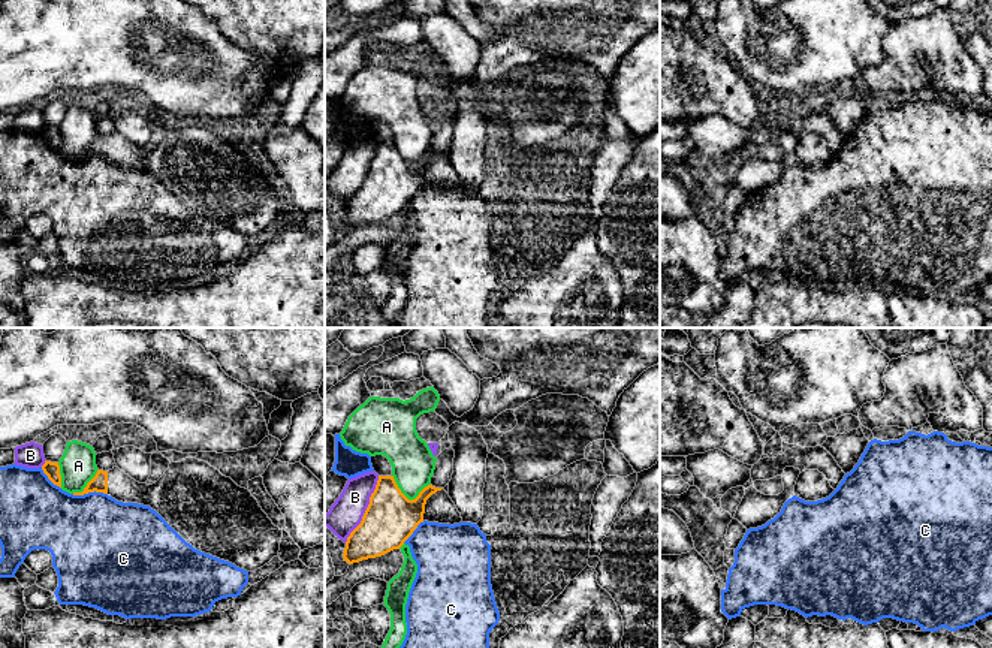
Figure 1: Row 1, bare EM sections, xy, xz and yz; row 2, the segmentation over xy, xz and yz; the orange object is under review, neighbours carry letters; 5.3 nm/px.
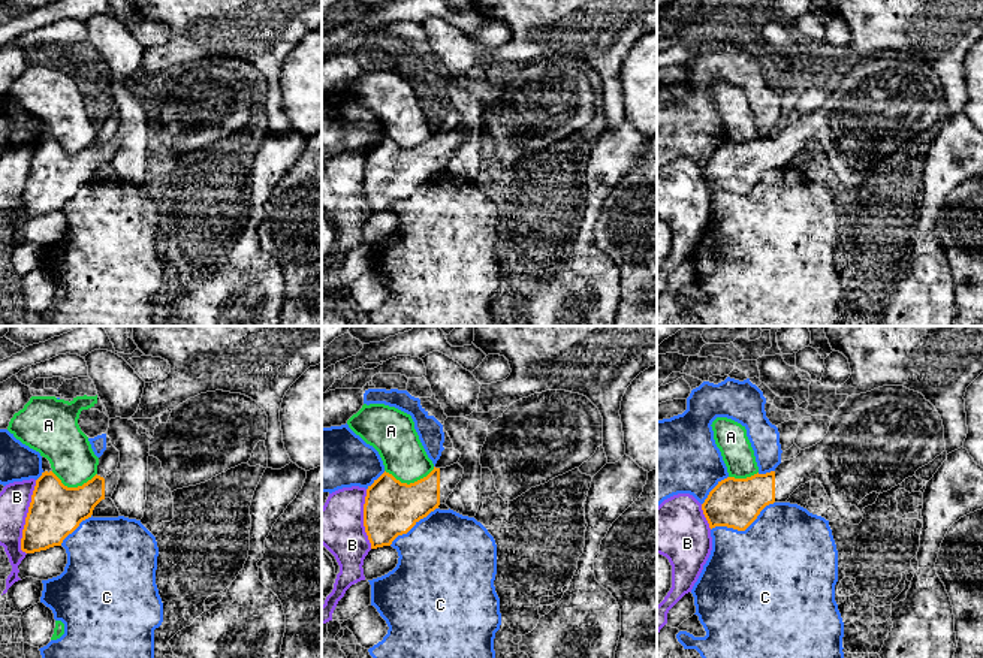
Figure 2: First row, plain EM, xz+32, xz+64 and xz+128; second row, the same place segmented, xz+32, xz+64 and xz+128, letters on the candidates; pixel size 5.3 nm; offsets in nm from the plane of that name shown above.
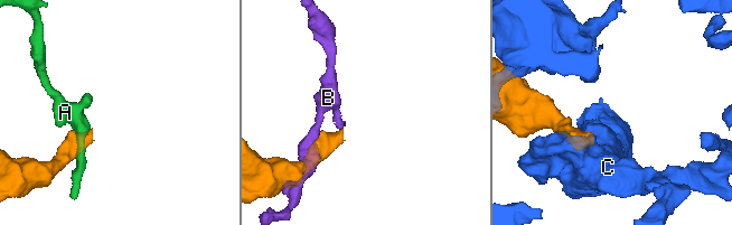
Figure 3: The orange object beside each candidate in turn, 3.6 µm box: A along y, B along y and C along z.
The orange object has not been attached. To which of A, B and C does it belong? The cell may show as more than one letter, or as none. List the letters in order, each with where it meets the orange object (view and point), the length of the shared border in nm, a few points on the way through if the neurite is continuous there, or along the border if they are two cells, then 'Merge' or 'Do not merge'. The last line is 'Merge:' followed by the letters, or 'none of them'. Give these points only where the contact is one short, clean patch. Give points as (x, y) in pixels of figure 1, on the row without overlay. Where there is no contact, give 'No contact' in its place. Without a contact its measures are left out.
A: Touches orange at xz (406, 162). Shared border 200 nm. Boundary: xz (392, 139), (397, 151), (409, 163), (413, 163), (428, 150). Do not merge
B: Touches orange at xz (367, 174). Shared border 400 nm. Boundary: xz (379, 141), (361, 187), (344, 207). Do not merge
C: Touches orange at xy (89, 156). Shared border 190 nm. Do not merge
Merge: none of them

